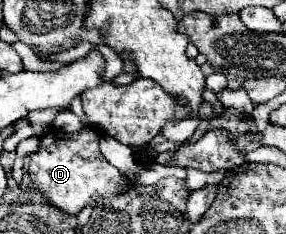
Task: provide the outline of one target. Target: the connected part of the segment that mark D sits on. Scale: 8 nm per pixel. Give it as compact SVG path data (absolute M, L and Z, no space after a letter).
M81 128L75 134L49 130L41 136L39 150L27 156L27 172L31 186L39 190L51 206L67 214L79 214L91 202L105 204L135 188L127 176L103 158L99 150L99 134L91 128Z

